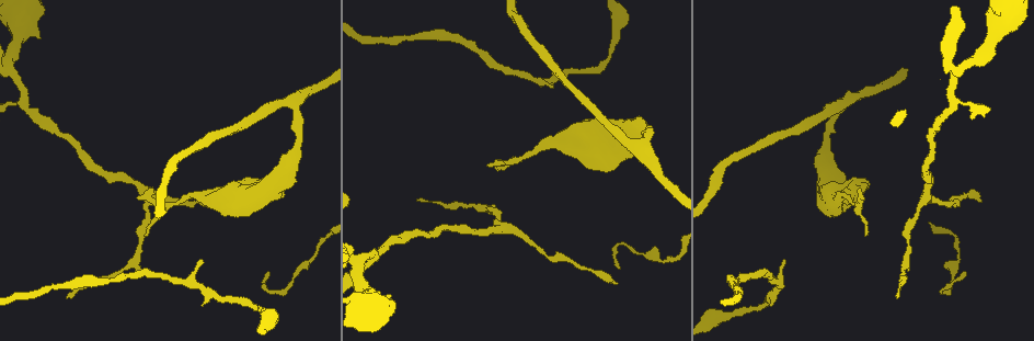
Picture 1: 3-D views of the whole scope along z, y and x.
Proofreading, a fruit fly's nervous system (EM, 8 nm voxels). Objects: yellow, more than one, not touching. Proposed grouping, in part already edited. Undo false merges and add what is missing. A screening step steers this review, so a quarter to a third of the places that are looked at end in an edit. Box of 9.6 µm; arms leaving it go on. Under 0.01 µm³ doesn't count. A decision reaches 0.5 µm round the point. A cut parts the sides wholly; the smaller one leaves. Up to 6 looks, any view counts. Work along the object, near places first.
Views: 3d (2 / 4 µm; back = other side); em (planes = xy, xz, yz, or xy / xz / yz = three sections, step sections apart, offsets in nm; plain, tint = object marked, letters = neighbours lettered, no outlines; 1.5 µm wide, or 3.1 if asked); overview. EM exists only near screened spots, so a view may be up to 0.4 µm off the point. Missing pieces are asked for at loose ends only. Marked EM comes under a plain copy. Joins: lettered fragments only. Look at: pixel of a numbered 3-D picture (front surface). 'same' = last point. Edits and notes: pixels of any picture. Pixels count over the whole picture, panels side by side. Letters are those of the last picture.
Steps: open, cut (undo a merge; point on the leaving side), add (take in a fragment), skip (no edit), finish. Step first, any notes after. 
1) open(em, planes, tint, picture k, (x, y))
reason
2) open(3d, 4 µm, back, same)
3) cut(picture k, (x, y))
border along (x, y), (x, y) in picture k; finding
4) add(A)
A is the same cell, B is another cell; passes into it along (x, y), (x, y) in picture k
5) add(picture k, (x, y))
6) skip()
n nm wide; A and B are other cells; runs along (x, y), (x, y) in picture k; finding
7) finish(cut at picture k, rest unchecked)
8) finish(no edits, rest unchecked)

open(3d, 4 µm, picture 1, (784, 261))
branch stops here

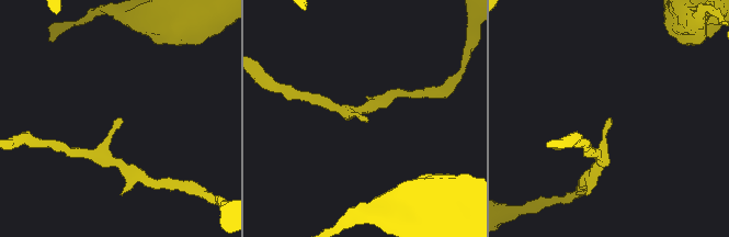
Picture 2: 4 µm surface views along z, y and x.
open(em, xy, step 8, letters, picture 2, (122, 120))
shape alone is not enough

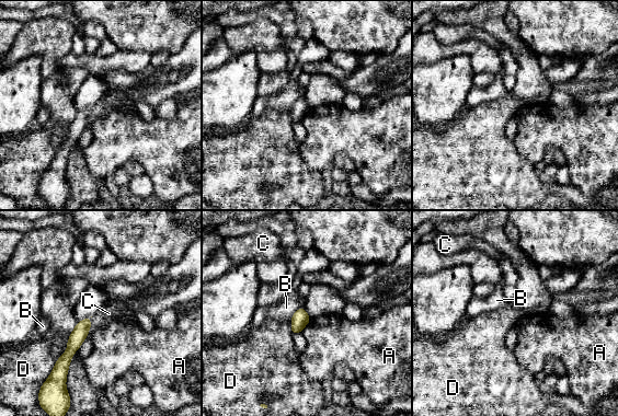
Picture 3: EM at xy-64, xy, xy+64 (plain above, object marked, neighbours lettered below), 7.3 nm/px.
skip()
A, B, C and D are other cells; runs along (88, 321), (64, 360), (64, 371) in picture 3; no lettered fragment goes on from it

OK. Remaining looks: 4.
open(3d, 2 µm, picture 1, (926, 197))

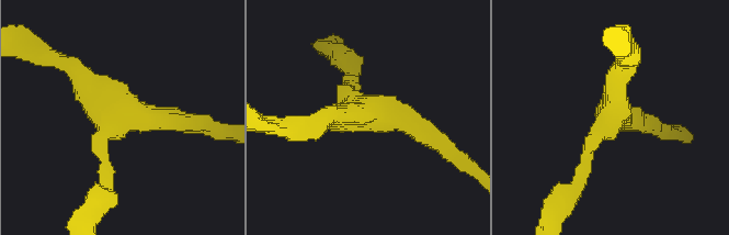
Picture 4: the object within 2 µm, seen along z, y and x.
open(em, xz, step 4, tint, picture 4, (613, 111))
3 arms

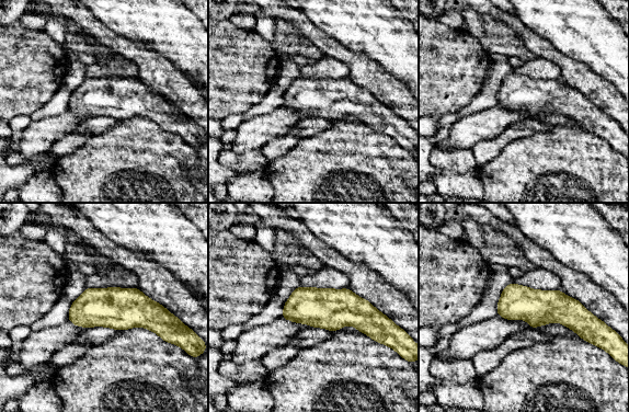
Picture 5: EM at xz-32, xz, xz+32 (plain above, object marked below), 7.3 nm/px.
open(em, planes, letters, same)

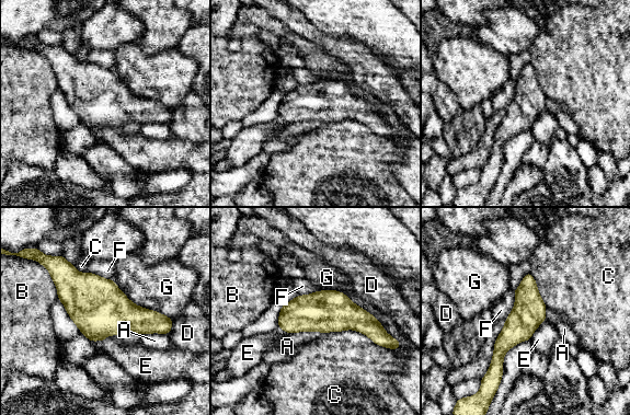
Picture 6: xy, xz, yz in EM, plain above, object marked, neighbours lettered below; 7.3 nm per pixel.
skip()
A, B, C, D, E, F and G are other cells; all the same neuron

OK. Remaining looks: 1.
finish(no edits, rest unchecked)

